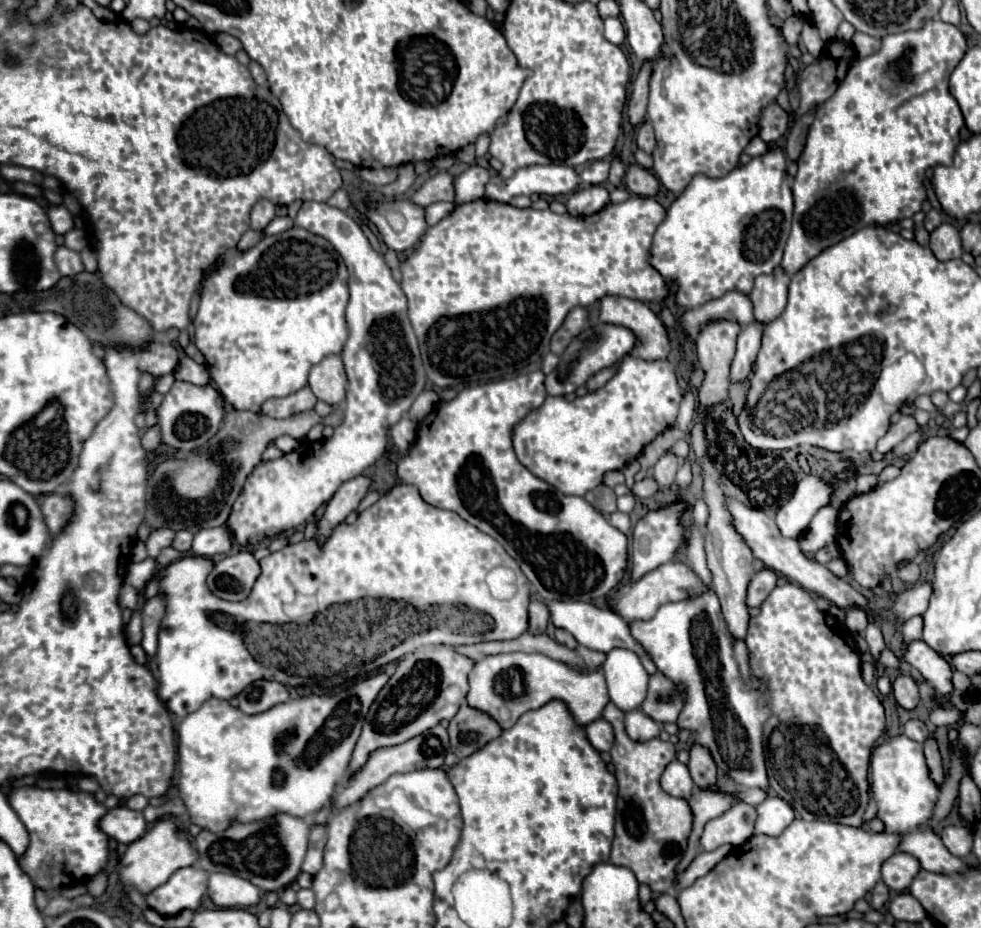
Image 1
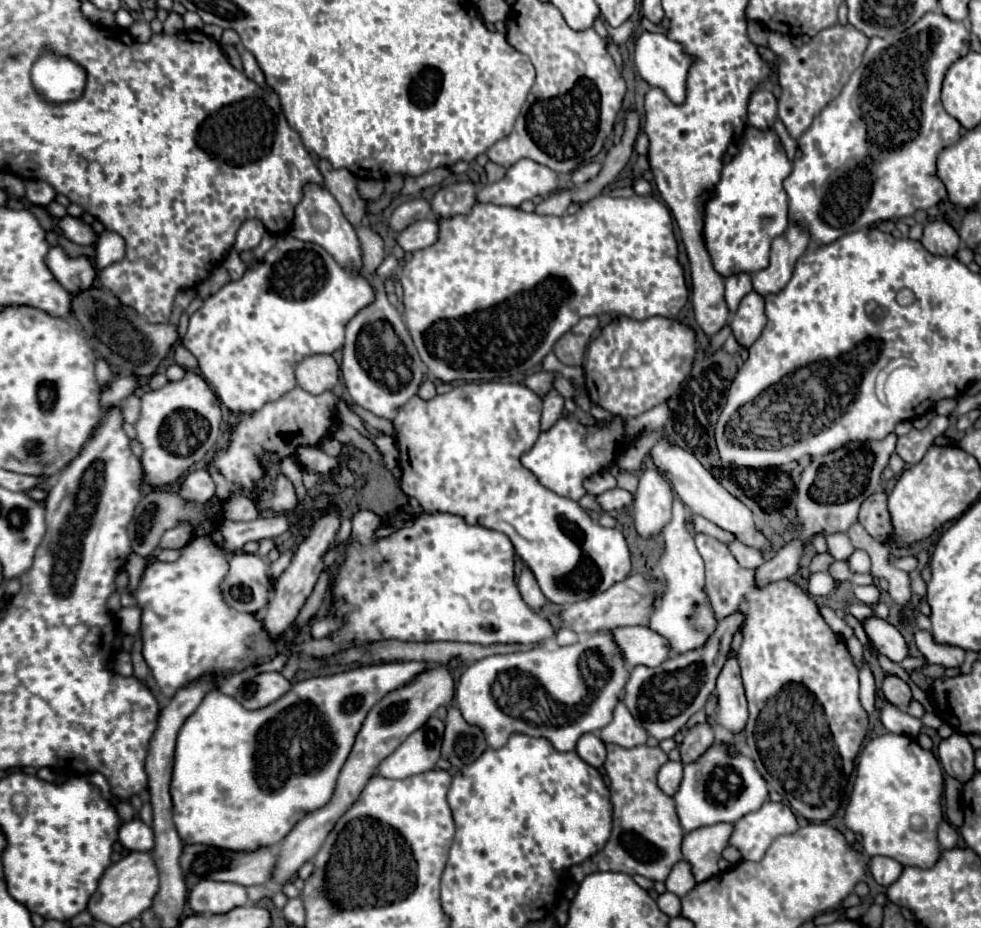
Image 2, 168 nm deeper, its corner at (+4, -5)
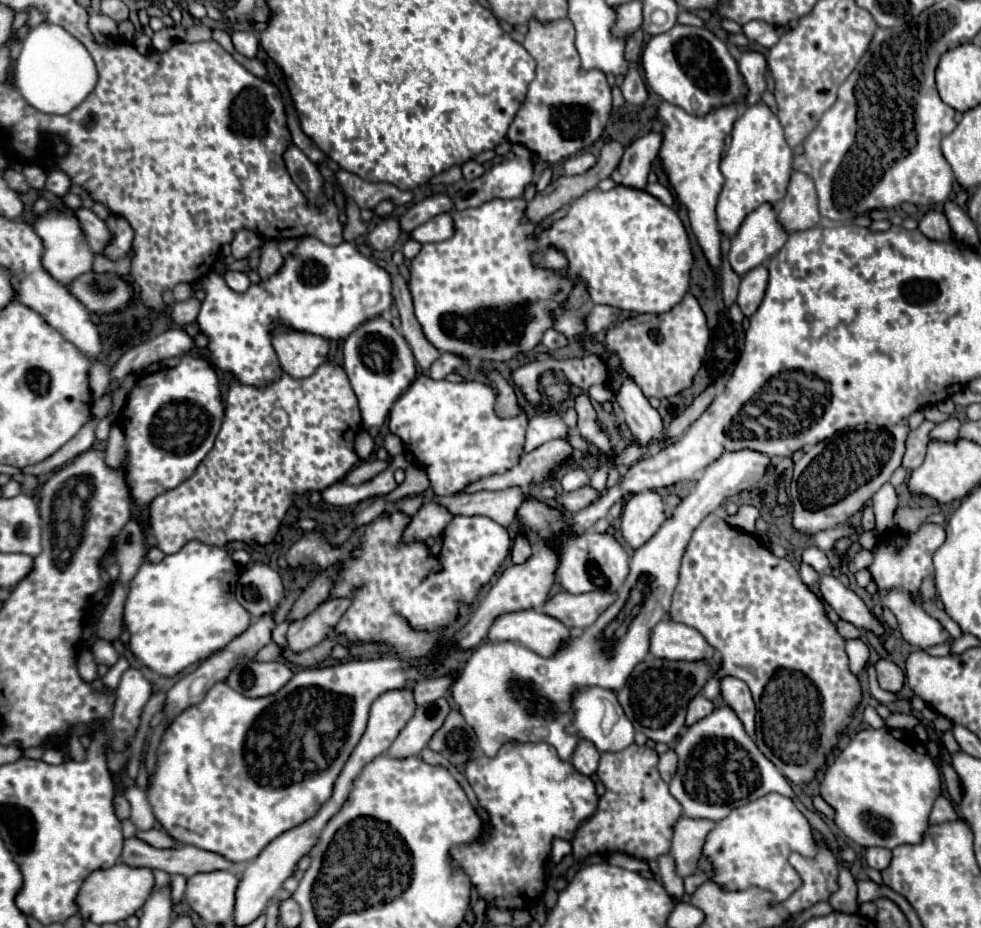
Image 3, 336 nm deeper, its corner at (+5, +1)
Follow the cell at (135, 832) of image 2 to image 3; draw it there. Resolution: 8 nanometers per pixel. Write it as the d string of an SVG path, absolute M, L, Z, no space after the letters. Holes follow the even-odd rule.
M147 829L147 831L137 831L137 839L149 843L151 847L175 847L177 841L171 839L165 831L161 829Z

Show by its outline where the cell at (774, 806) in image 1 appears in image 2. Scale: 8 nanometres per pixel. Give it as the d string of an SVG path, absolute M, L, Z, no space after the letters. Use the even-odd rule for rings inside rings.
M768 801L758 811L748 813L734 823L728 843L742 853L744 861L760 861L778 835L794 833L796 829L798 821L790 807Z

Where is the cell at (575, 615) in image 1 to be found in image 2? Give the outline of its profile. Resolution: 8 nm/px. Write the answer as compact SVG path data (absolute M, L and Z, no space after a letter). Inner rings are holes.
M618 627L612 633L628 667L658 667L670 657L670 643L650 627Z

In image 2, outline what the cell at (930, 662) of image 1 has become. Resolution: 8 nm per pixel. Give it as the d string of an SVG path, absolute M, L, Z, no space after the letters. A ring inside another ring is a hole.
M866 617L866 619L862 619L862 627L864 627L866 635L870 637L870 641L876 645L876 649L882 655L886 655L888 659L900 663L908 655L904 637L888 621L878 619L878 617Z

